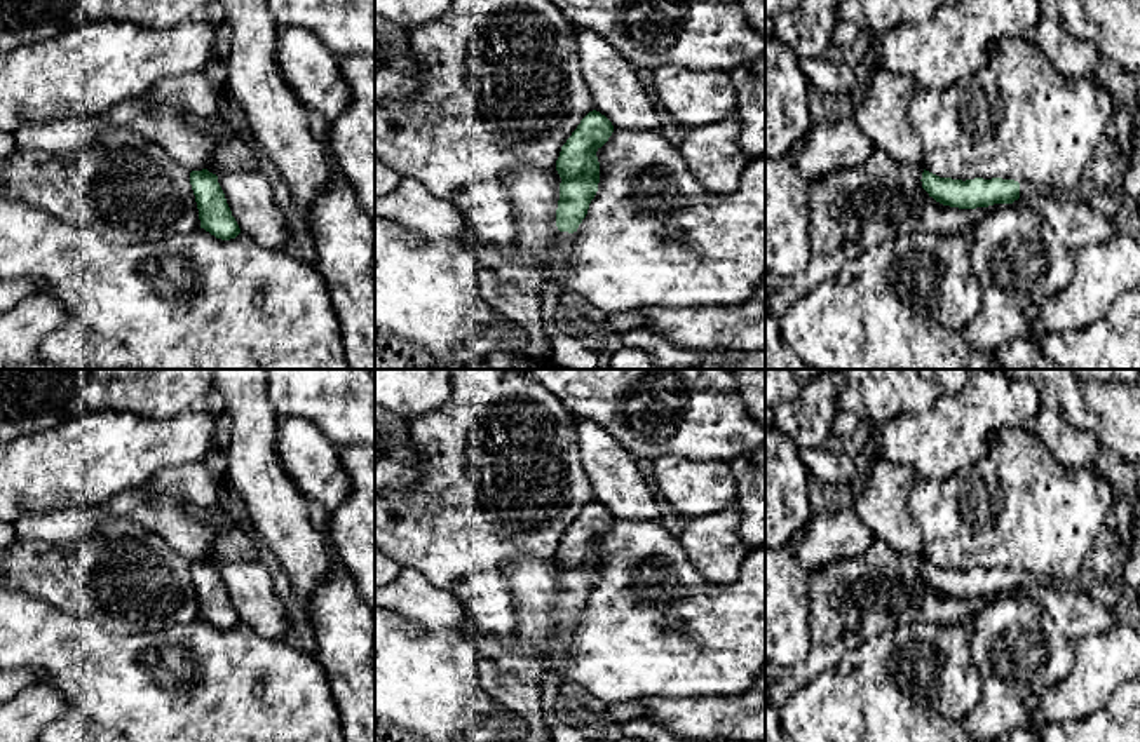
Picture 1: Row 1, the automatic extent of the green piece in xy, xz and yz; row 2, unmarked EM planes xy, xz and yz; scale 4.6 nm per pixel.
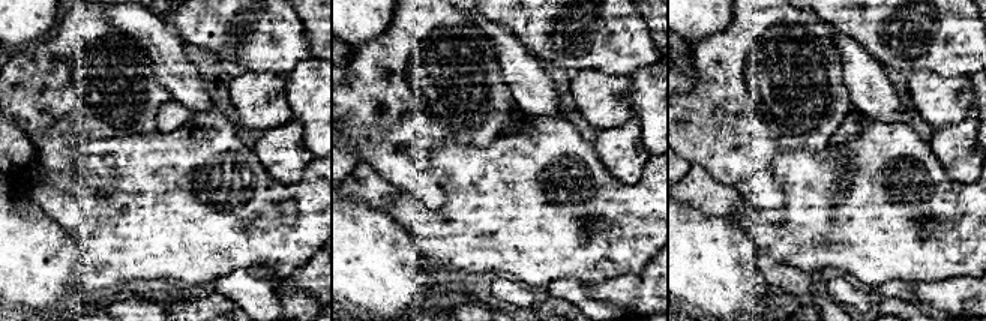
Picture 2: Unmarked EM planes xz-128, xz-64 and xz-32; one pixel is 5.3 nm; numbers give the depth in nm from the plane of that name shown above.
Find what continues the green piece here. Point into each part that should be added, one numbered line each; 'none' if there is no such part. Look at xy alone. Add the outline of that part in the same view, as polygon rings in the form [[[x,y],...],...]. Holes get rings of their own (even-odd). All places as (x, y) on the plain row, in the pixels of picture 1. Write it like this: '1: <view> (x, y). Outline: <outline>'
none

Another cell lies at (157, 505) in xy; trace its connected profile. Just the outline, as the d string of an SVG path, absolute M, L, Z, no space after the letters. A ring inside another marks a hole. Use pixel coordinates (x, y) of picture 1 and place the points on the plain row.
M204 460L164 469L138 489L119 493L96 507L24 512L12 523L16 538L61 543L82 538L103 519L119 516L155 531L185 559L202 561L216 530L209 521L188 516L183 507L192 503L207 510L227 500L216 472L218 465Z

